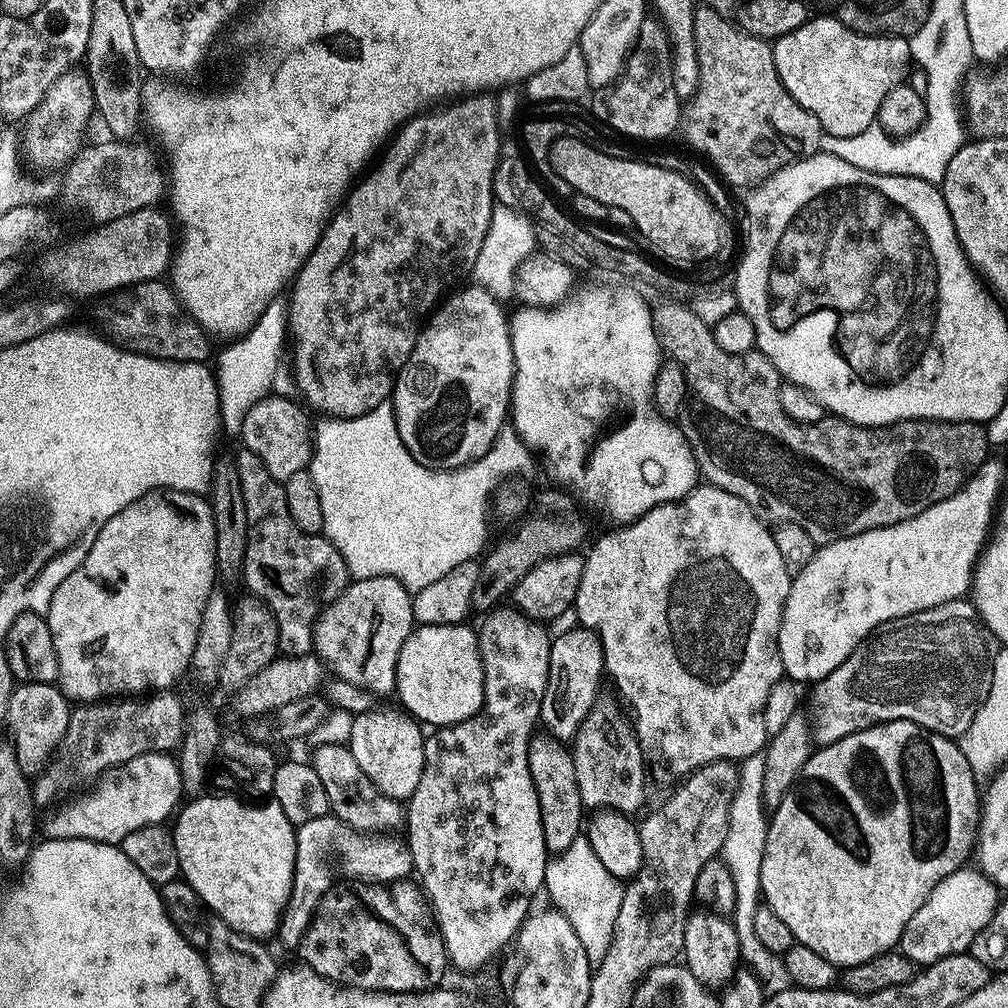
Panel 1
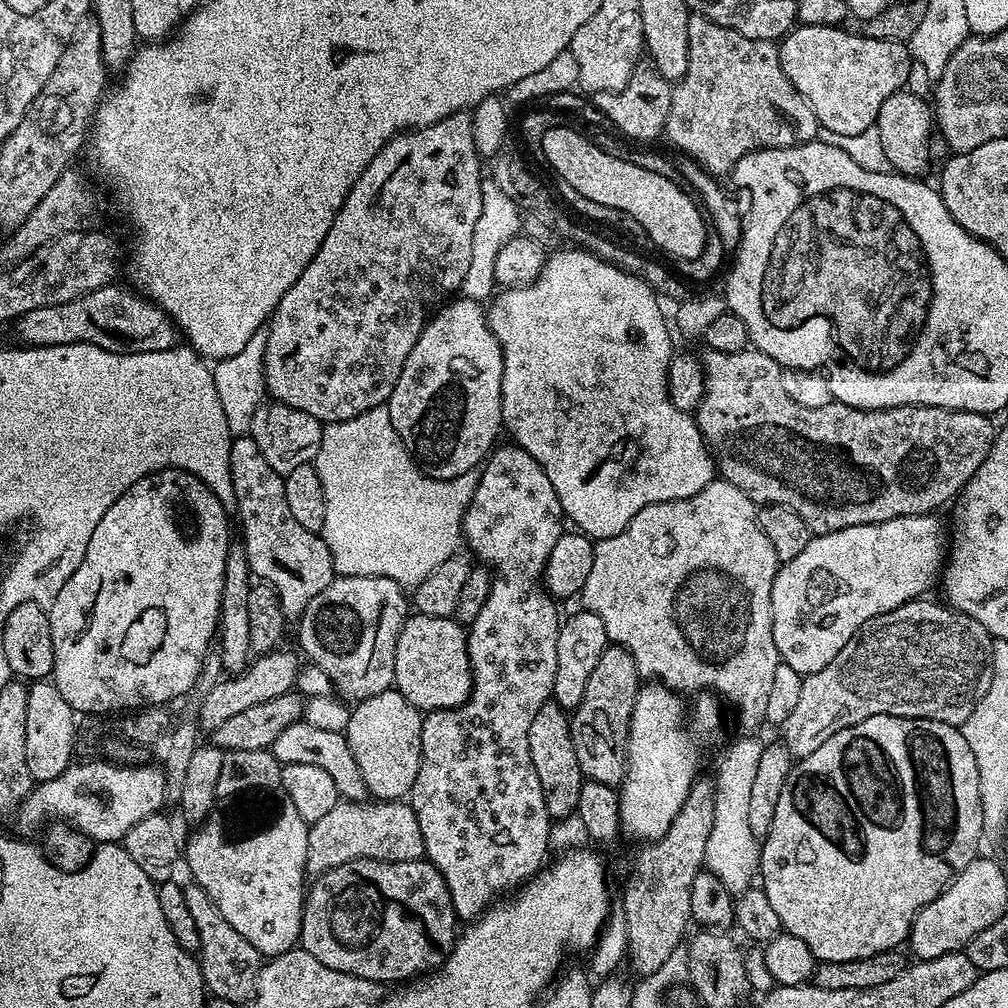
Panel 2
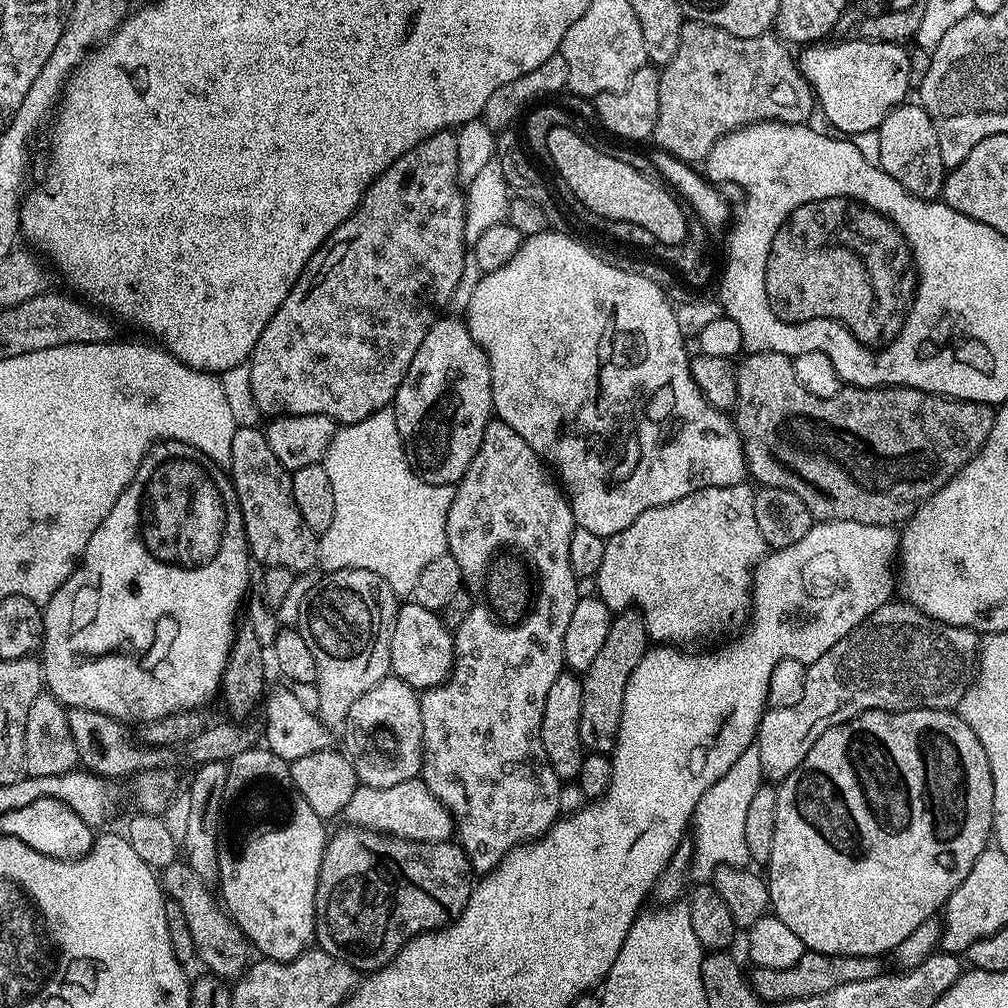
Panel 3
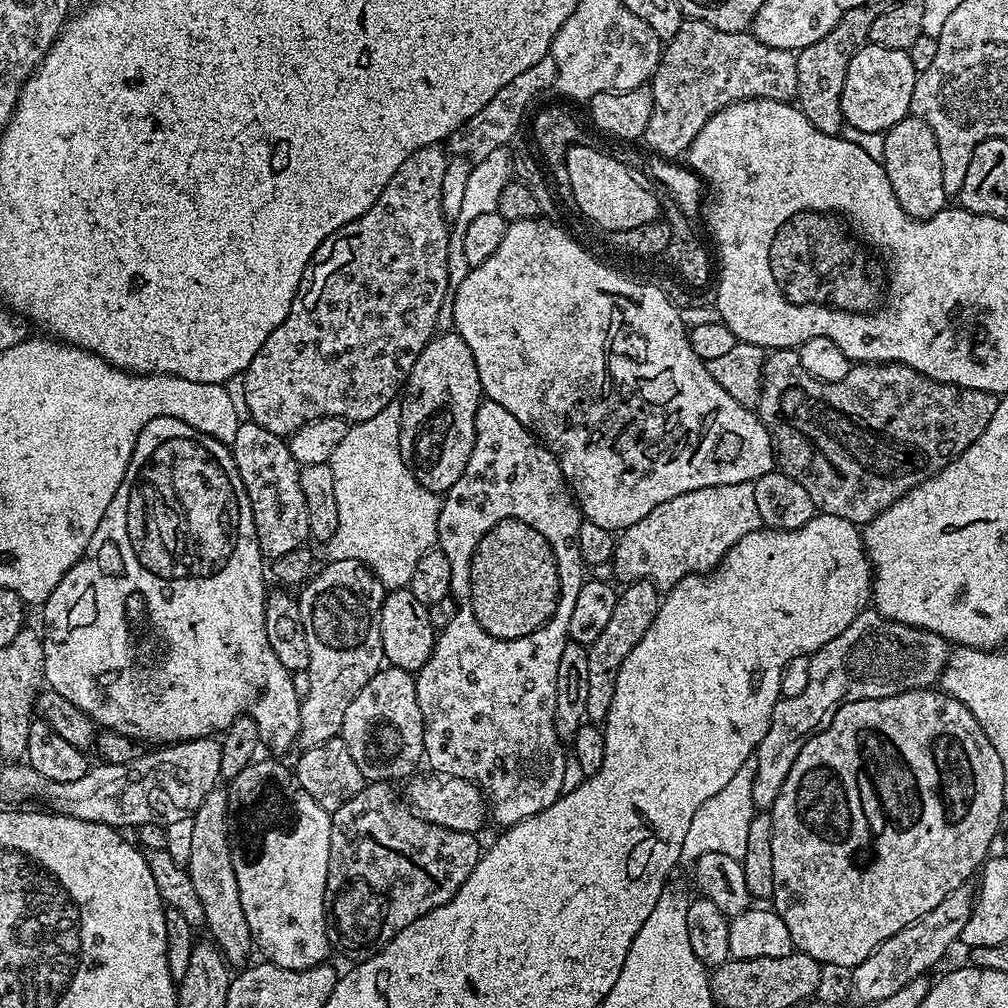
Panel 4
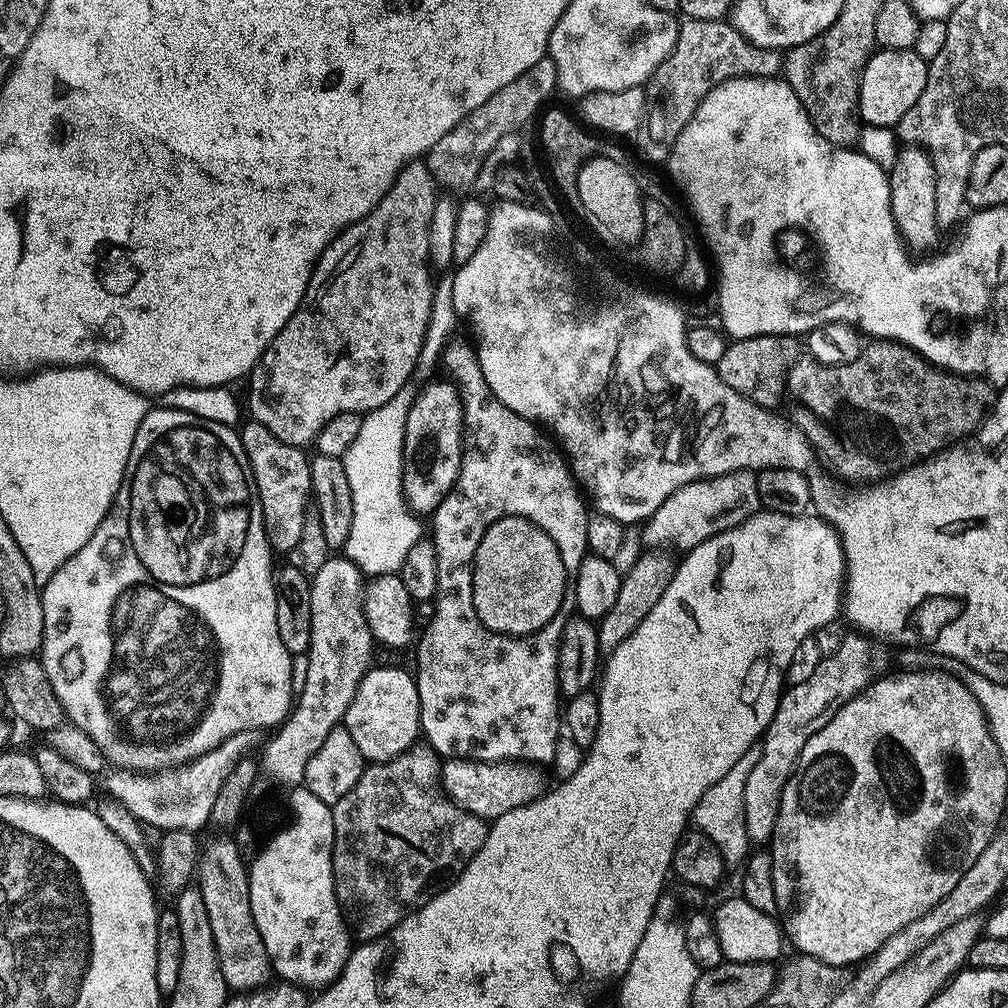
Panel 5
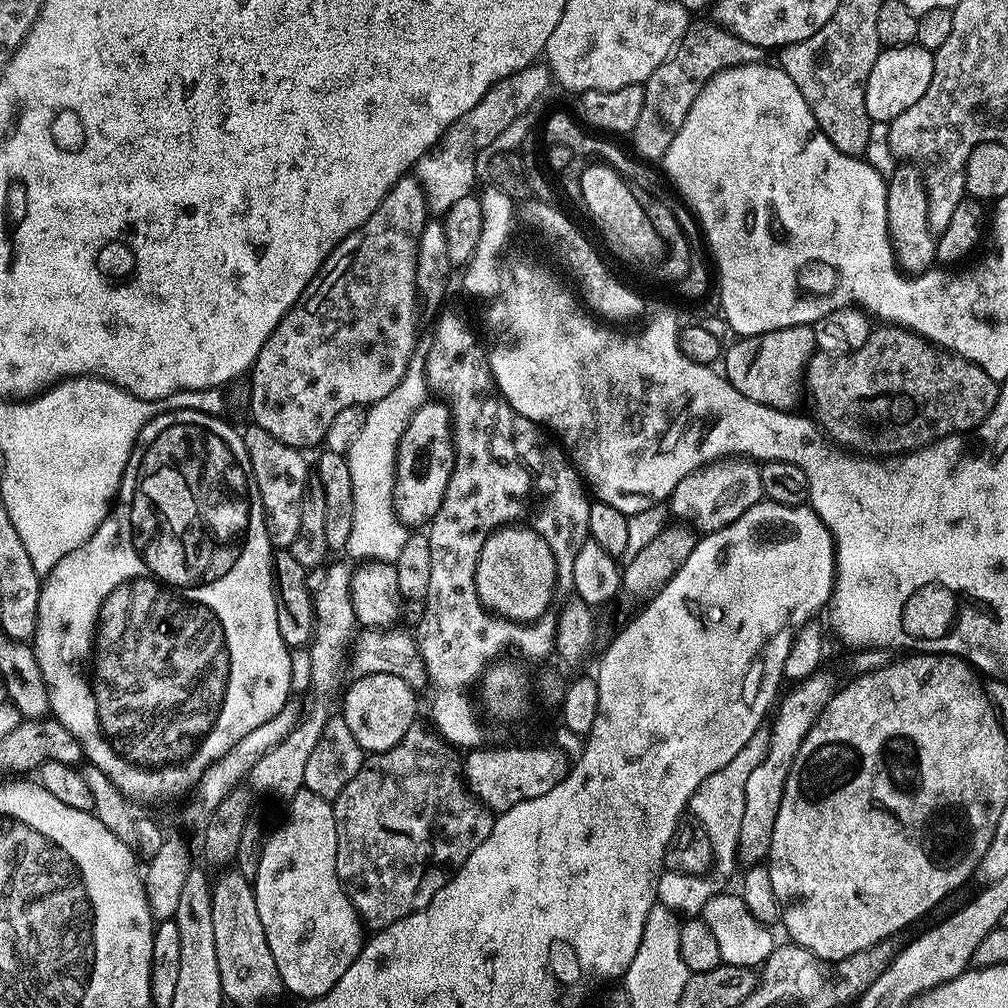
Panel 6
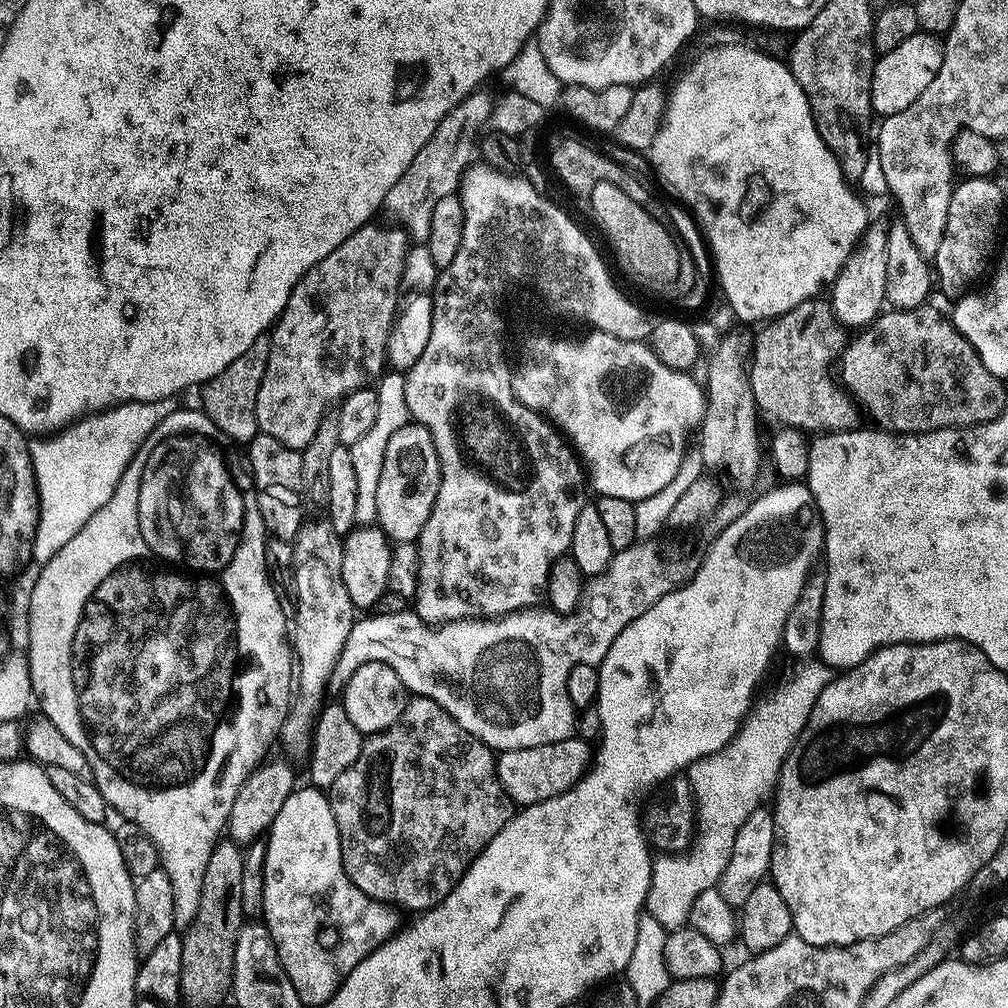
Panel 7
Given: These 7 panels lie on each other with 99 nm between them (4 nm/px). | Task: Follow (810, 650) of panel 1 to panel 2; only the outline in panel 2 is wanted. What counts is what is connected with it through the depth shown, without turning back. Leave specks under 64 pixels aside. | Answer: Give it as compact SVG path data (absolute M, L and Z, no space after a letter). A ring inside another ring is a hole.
M936 514L903 516L881 524L848 526L834 533L813 535L798 558L783 561L777 567L770 590L772 633L780 648L781 661L801 670L815 670L822 664L834 662L836 650L846 646L870 618L923 597L935 580L937 583L946 560L944 532L938 517Z

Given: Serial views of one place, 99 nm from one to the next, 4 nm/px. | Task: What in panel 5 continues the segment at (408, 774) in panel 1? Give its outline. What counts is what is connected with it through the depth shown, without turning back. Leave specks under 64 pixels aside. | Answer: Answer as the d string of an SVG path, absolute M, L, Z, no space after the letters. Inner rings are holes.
M369 668L346 710L342 724L350 730L350 738L354 738L365 761L382 764L403 755L421 735L415 675L402 668Z

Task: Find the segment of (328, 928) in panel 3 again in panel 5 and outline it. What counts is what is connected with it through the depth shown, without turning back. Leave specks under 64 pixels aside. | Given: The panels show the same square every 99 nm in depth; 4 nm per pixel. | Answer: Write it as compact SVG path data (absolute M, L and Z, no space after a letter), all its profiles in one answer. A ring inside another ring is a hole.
M413 746L403 755L396 756L395 759L387 760L382 764L369 763L365 767L362 778L358 778L354 790L350 790L350 794L346 794L346 798L331 805L331 810L334 818L334 846L332 847L334 890L337 900L340 902L340 911L350 925L351 935L355 939L357 936L357 941L360 942L376 940L379 936L385 936L398 922L402 922L404 916L409 912L416 911L421 904L425 904L441 888L455 880L468 865L470 858L474 858L474 854L478 854L478 850L486 842L486 834L489 830L489 825L485 821L480 820L477 816L471 816L469 812L463 812L461 808L438 791L438 757L436 751L427 746Z

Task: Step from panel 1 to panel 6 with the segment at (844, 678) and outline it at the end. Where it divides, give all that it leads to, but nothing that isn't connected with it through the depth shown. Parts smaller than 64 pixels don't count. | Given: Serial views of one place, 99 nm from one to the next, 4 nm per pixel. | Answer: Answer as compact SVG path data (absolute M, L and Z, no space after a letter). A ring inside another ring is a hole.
M817 674L797 683L788 697L781 699L775 713L776 722L770 726L768 735L768 753L758 764L757 769L746 781L746 807L742 809L742 830L738 830L737 861L744 866L756 866L767 861L770 842L774 838L774 821L778 818L778 806L782 806L782 794L786 786L786 778L790 774L790 766L806 738L810 734L810 726L822 714L822 710L830 702L834 691L828 685L824 674Z

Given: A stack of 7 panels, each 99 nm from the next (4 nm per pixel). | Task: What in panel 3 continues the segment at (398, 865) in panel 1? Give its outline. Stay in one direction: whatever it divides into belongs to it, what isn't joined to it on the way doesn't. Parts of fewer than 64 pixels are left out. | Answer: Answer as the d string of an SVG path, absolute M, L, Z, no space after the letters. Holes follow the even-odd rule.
M423 779L398 782L398 786L366 788L358 786L354 798L344 807L343 819L349 825L363 826L369 832L383 832L397 840L412 840L415 844L443 844L454 836L454 825L448 811L428 792Z

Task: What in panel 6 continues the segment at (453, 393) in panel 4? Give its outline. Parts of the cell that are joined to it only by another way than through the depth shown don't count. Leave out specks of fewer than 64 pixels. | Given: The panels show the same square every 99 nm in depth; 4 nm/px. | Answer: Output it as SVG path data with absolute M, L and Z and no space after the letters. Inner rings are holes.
M441 403L424 404L418 414L410 418L410 426L406 426L396 451L396 481L392 506L396 517L409 529L420 530L432 523L438 514L438 506L442 506L442 498L446 494L455 461L451 416Z

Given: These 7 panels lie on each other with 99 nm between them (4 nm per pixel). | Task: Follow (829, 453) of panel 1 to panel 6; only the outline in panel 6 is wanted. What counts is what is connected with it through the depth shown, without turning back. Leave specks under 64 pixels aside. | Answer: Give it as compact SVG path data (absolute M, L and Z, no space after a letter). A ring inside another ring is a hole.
M903 326L877 327L869 334L861 348L848 353L846 356L831 357L826 352L817 351L806 369L806 386L810 392L812 390L819 405L820 416L818 415L818 420L821 427L831 437L839 441L841 445L847 446L852 450L863 450L868 454L903 454L912 452L916 448L925 448L927 444L932 444L934 441L939 440L941 436L971 433L992 413L998 394L1002 391L1001 385L997 380L990 378L990 374L986 374L986 370L982 370L974 362L957 356L954 352L941 350L932 340L925 338L913 329Z

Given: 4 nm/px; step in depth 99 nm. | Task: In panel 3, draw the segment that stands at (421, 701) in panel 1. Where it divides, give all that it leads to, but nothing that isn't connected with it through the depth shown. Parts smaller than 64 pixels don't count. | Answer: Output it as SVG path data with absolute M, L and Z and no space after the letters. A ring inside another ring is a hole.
M404 603L397 607L396 619L392 622L391 675L417 690L433 688L444 683L452 672L452 663L456 657L456 651L452 648L453 629L446 627L437 613L426 610L426 606Z

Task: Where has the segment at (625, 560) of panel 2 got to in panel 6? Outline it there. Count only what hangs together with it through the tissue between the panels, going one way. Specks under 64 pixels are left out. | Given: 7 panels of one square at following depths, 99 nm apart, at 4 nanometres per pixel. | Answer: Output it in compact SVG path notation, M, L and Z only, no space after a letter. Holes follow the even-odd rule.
M719 458L686 474L670 497L670 512L676 518L688 518L701 533L717 532L737 520L750 506L765 499L760 464L751 458Z

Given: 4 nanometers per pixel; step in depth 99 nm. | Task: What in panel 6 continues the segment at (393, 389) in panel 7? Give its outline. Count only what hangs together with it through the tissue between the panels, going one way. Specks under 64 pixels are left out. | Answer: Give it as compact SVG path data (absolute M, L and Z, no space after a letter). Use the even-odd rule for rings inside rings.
M412 350L412 357L406 366L406 374L386 398L378 398L378 402L367 405L366 426L362 426L362 434L354 441L354 446L346 453L350 466L350 482L354 482L354 523L350 525L350 542L346 549L353 561L387 560L394 562L402 546L406 546L409 529L396 517L392 506L394 482L396 481L396 451L400 445L406 426L410 426L410 418L418 414L424 404L429 403L430 389L425 379L427 354Z

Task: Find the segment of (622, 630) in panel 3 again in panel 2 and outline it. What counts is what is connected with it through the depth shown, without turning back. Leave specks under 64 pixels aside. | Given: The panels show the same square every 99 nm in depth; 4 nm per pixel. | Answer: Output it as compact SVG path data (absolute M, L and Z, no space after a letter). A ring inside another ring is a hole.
M609 646L604 649L604 653L598 658L598 663L594 665L593 672L590 673L590 682L586 682L586 694L582 694L582 702L570 716L574 754L578 754L578 766L585 778L611 786L619 785L623 781L624 770L628 767L628 726L636 693L641 684L642 677L627 650L619 646Z

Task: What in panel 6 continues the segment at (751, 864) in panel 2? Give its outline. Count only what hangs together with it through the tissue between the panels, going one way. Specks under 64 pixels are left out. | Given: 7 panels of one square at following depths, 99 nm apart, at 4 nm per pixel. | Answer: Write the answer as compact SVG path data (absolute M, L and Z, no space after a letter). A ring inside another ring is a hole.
M767 727L760 728L742 750L738 750L736 757L731 762L726 762L722 770L714 770L700 783L698 790L690 801L690 812L701 826L710 834L710 846L712 847L711 874L703 876L687 876L677 872L661 871L660 881L656 884L656 899L662 906L672 913L684 918L696 918L701 915L706 902L712 896L717 896L725 887L724 884L732 876L732 871L738 868L736 851L738 850L738 830L742 830L742 809L746 807L746 781L750 774L757 769L758 764L766 758L768 753Z

